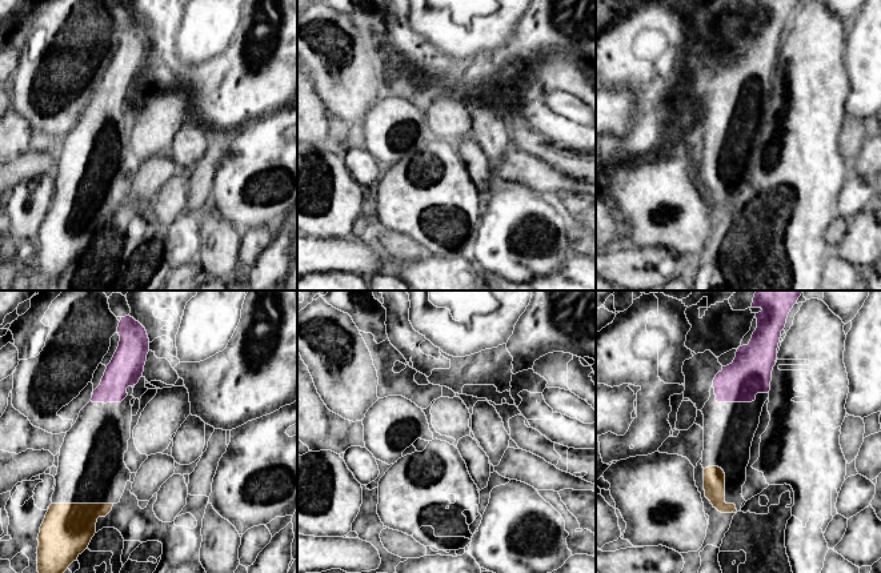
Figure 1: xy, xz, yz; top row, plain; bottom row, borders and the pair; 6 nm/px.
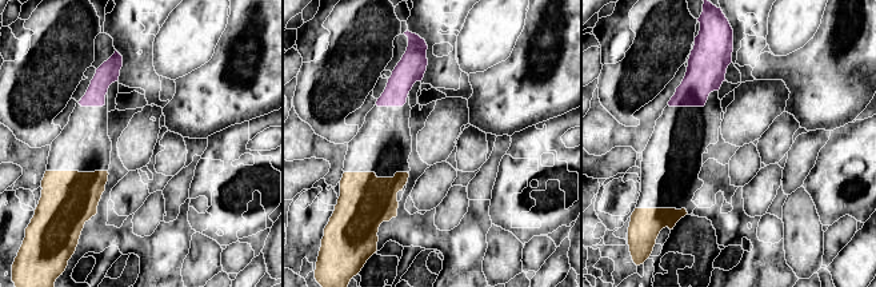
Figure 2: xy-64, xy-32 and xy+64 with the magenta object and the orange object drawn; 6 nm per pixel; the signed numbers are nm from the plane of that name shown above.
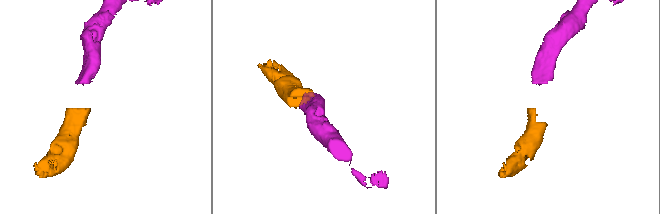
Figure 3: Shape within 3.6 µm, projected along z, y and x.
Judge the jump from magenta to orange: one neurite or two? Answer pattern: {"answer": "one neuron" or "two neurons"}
{"answer": "one neuron"}

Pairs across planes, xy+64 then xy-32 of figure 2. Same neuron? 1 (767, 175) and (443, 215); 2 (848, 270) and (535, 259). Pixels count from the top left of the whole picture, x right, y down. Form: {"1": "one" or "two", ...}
{"1": "one", "2": "two"}

